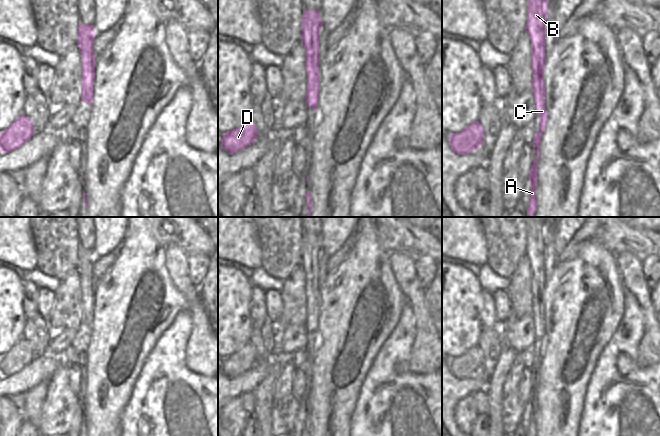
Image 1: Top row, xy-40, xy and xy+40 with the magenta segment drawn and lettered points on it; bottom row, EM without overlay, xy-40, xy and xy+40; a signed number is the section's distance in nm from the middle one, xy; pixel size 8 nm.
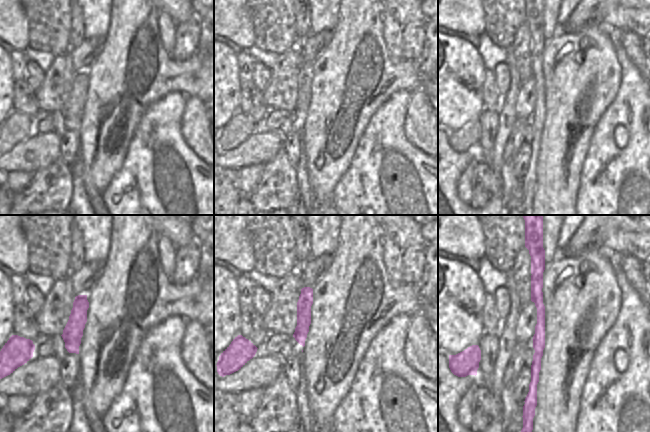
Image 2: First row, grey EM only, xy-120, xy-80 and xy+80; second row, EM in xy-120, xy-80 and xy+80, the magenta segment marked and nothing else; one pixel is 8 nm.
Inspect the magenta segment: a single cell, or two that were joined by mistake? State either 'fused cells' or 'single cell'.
fused cells

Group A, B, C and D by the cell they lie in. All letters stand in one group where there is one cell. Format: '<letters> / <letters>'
A B C / D

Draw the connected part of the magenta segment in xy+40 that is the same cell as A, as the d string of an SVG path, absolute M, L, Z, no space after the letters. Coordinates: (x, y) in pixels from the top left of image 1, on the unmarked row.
M527 217L527 248L525 255L529 258L531 264L531 273L541 276L541 290L539 298L541 300L541 322L535 327L535 337L539 340L539 356L535 357L533 370L535 373L535 383L532 393L529 396L529 406L531 416L529 418L529 432L527 436L535 436L537 426L535 424L535 414L537 412L537 384L539 382L539 368L541 360L547 348L547 336L545 334L545 308L543 306L543 294L545 292L545 246L547 244L548 223L536 221L532 217Z

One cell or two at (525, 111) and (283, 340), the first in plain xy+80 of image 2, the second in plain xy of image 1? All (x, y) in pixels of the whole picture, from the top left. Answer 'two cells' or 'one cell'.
one cell

